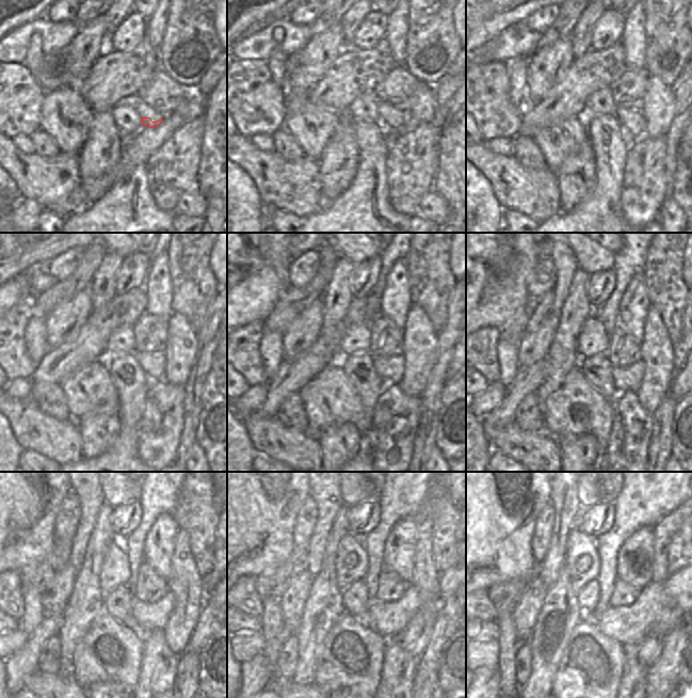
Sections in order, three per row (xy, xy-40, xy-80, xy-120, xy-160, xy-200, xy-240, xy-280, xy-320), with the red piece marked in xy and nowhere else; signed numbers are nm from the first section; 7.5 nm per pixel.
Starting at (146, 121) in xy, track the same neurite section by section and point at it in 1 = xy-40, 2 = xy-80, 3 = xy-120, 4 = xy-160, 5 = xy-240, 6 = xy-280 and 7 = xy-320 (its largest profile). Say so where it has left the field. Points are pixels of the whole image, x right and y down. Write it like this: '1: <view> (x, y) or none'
1: xy-40 (390, 126)
2: xy-80 (633, 128)
3: xy-120 (154, 367)
4: xy-160 (390, 369)
5: xy-240 (149, 616)
6: xy-280 (389, 619)
7: xy-320 (682, 601)

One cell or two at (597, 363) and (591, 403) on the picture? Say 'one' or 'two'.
two

